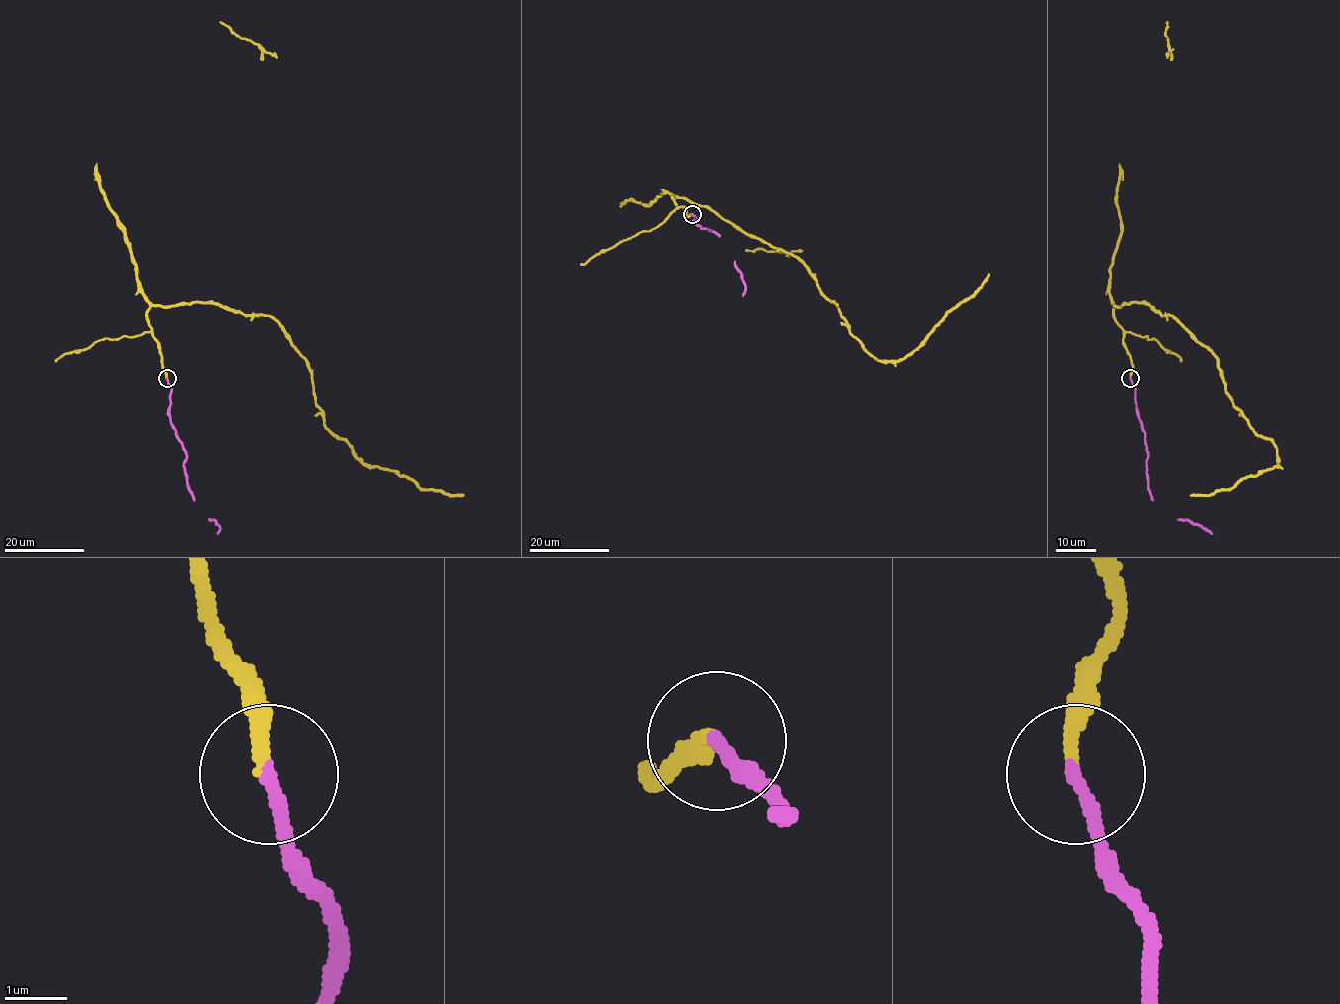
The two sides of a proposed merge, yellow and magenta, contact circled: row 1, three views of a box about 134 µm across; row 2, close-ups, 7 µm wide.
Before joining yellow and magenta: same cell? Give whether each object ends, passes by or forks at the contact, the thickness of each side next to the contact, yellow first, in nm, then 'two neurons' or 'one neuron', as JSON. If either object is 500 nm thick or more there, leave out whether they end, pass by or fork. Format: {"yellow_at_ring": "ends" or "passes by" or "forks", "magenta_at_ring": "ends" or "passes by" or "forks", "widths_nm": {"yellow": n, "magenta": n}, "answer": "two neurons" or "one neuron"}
{"yellow_at_ring": "ends", "magenta_at_ring": "ends", "widths_nm": {"yellow": 240, "magenta": 240}, "answer": "one neuron"}

